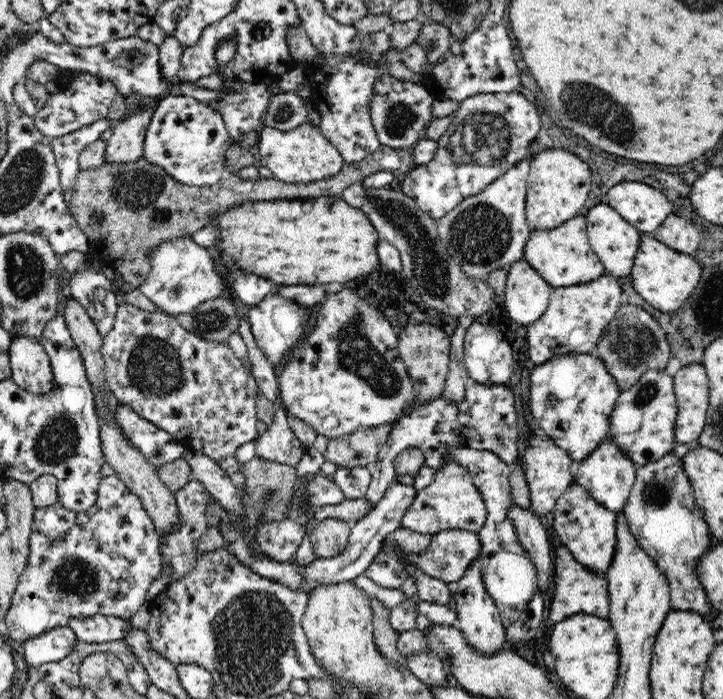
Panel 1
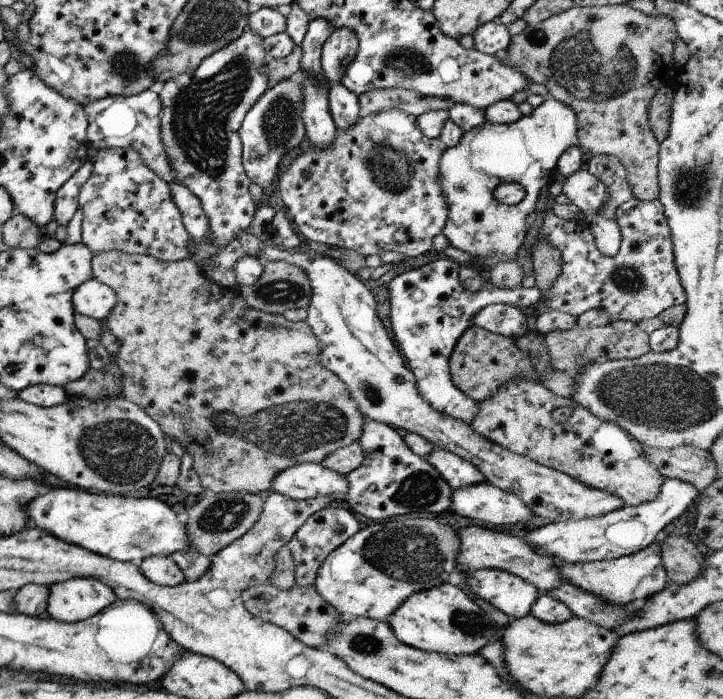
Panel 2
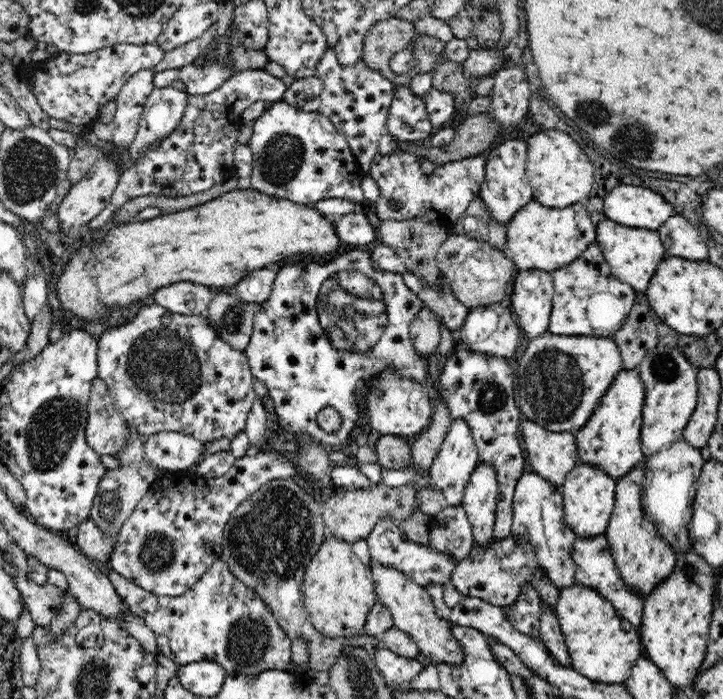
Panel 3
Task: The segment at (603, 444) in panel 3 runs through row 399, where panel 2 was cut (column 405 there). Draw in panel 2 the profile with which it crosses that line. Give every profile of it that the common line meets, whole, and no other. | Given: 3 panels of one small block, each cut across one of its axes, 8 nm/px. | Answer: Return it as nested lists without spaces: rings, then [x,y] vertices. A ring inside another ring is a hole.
[[[454,579],[429,590],[413,592],[389,616],[387,624],[404,645],[449,656],[478,653],[487,642],[500,640],[503,634],[503,627],[497,628],[497,624],[457,587]]]

